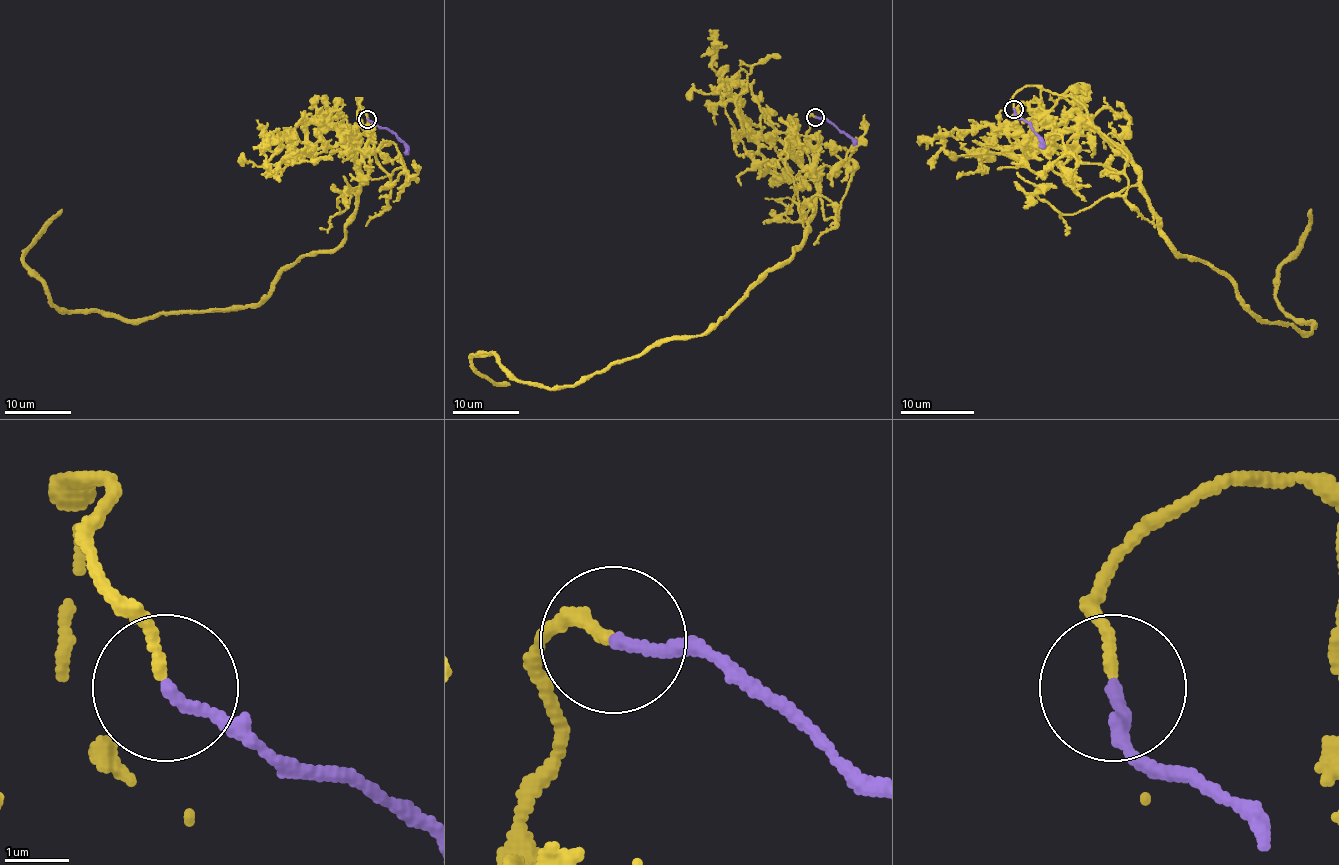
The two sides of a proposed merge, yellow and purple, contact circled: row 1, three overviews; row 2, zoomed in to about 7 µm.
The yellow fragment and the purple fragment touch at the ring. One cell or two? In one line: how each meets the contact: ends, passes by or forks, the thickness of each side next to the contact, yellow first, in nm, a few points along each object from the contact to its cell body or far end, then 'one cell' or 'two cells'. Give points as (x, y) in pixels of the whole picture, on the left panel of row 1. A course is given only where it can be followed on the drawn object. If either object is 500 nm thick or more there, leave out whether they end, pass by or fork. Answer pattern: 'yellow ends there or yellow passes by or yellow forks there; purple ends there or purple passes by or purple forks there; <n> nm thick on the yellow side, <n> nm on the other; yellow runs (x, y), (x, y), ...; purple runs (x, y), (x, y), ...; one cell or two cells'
yellow ends there; purple ends there; 150 nm thick on the yellow side, 180 nm on the other; yellow runs (367, 118), (359, 98), (367, 151), (346, 238), (297, 258), (257, 303), (60, 311), (23, 251), (62, 210); purple runs (367, 119), (396, 136), (406, 148), (404, 154); one cell

